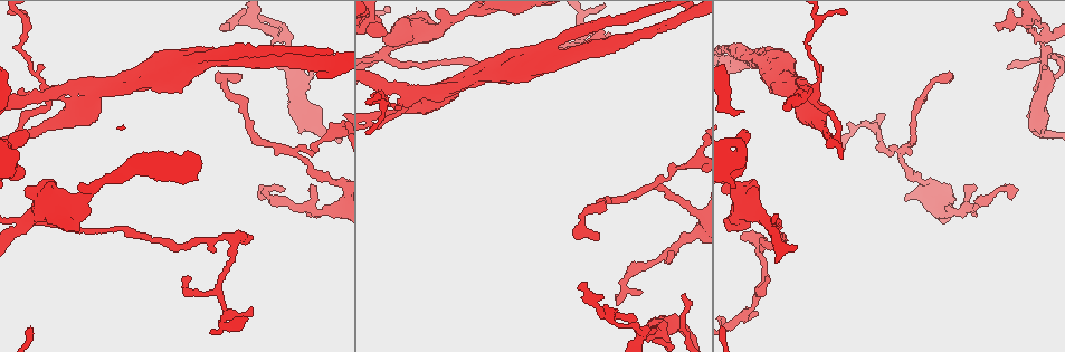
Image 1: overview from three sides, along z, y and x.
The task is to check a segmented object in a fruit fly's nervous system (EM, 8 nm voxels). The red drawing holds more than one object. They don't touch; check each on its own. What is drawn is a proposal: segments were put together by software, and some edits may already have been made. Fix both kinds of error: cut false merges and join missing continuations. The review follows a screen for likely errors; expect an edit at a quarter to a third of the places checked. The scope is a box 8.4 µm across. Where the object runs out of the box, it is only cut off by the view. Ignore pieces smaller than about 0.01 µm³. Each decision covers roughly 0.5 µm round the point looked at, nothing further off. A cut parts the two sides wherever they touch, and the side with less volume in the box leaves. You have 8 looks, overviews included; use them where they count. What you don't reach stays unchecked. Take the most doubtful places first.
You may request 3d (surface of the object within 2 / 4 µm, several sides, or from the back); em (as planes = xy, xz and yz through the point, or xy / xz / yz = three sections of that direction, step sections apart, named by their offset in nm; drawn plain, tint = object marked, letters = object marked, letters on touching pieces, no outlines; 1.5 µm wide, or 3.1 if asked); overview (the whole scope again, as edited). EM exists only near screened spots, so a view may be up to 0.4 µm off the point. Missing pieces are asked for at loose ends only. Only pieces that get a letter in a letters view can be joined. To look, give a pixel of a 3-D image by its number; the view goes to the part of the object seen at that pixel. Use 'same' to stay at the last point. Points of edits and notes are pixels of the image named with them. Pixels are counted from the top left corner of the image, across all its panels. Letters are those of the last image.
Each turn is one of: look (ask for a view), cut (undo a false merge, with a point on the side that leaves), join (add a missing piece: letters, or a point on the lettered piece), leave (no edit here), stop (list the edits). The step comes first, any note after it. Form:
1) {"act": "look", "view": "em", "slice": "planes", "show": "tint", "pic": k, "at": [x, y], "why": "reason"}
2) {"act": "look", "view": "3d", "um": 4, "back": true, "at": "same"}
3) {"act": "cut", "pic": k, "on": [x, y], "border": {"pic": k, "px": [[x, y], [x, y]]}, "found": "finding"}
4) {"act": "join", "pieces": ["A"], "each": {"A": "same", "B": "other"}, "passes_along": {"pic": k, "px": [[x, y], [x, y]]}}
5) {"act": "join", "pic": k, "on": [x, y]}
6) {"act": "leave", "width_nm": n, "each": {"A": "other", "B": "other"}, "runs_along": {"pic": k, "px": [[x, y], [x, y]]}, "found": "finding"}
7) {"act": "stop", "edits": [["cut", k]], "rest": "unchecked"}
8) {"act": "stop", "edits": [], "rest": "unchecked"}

{"act": "look", "view": "em", "slice": "xz", "step": 8, "show": "tint", "pic": 1, "at": [410, 97], "why": "side arm on a straight run"}

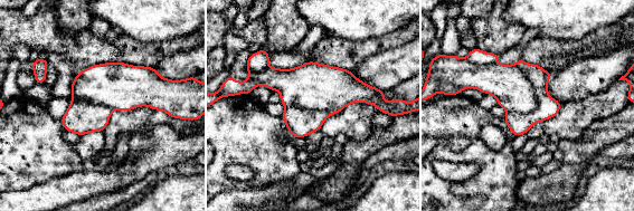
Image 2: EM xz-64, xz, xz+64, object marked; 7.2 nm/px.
{"act": "look", "view": "em", "slice": "xz", "step": 8, "show": "letters", "at": "same", "why": "what lies round it"}

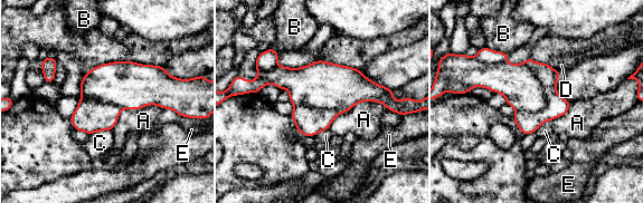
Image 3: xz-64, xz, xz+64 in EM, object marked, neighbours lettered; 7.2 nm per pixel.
{"act": "cut", "pic": 3, "on": [557, 106], "each": {"A": "other", "B": "other", "C": "other", "D": "other", "E": "other"}, "part_leaving": {"pic": 3, "px": [[529, 61], [548, 79], [550, 107], [525, 132]]}, "found": "two neurons meet here"}

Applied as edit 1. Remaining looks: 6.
{"act": "look", "view": "overview", "why": "see it whole again"}

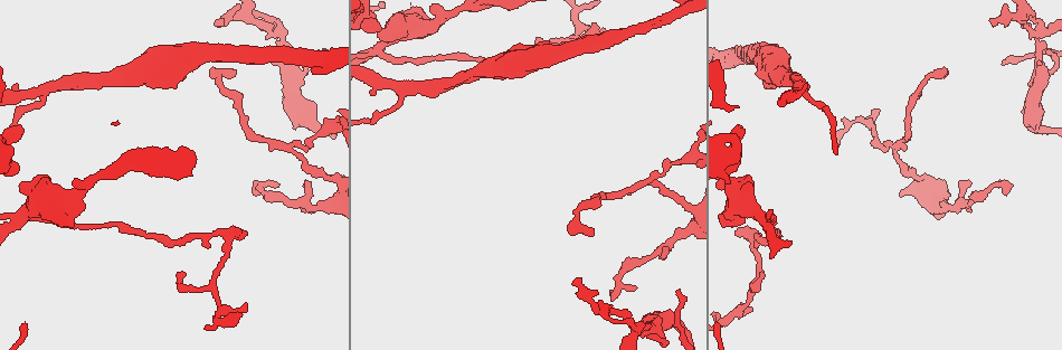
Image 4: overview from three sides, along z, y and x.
{"act": "look", "view": "em", "slice": "planes", "show": "tint", "pic": 4, "at": [224, 237]}

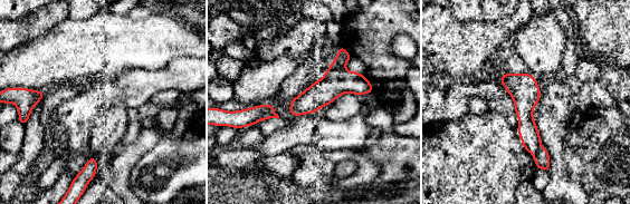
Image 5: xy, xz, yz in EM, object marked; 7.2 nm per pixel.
{"act": "look", "view": "em", "slice": "planes", "show": "letters", "at": "same", "why": "what lies round it"}

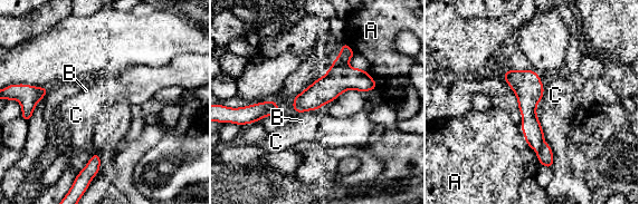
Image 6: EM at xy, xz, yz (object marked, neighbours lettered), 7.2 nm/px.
{"act": "leave", "width_nm": 190, "longest_contact_nm": ["C", 180], "each": {"A": "other", "B": "other", "C": "other"}, "found": "continuous, no second neuron"}

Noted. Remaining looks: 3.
{"act": "stop", "edits": [["cut", 3]], "rest": "unchecked"}

